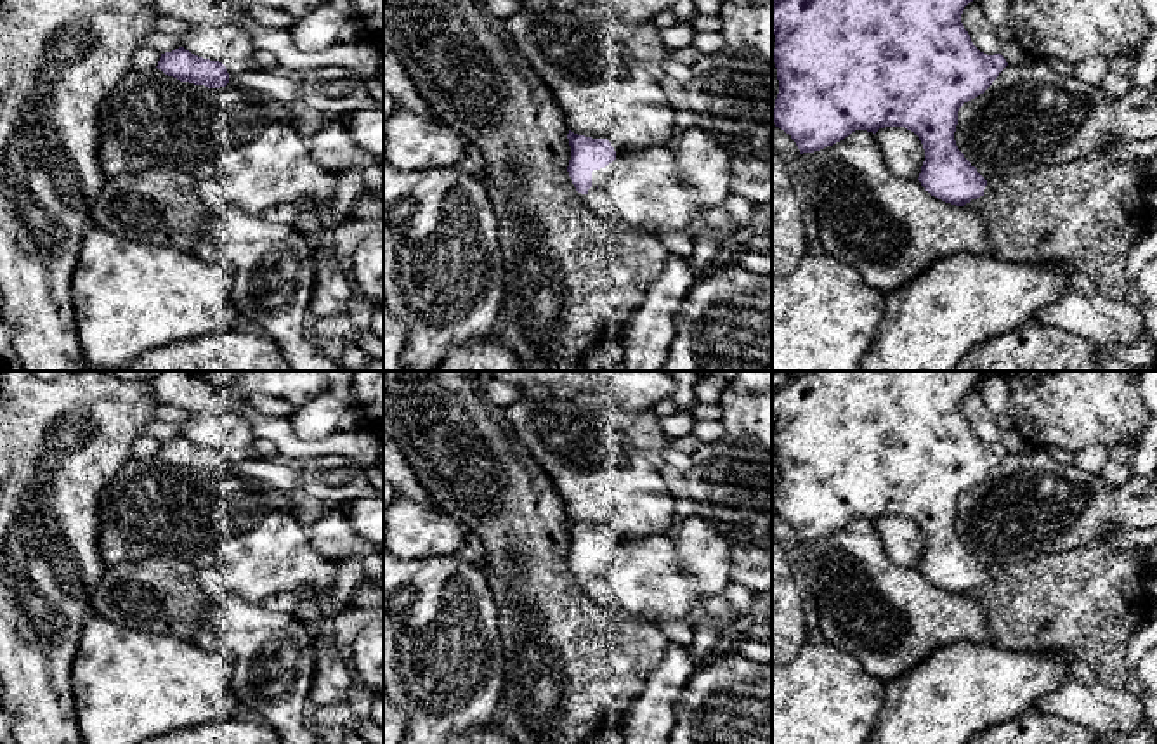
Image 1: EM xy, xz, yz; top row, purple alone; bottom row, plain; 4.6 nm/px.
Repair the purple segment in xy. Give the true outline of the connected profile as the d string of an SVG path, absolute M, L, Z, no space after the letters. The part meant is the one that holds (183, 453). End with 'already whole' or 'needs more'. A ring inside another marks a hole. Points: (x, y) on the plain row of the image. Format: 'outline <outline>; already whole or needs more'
outline M184 435L161 442L156 456L180 470L208 477L220 477L229 472L229 461L222 451L198 446Z; already whole

